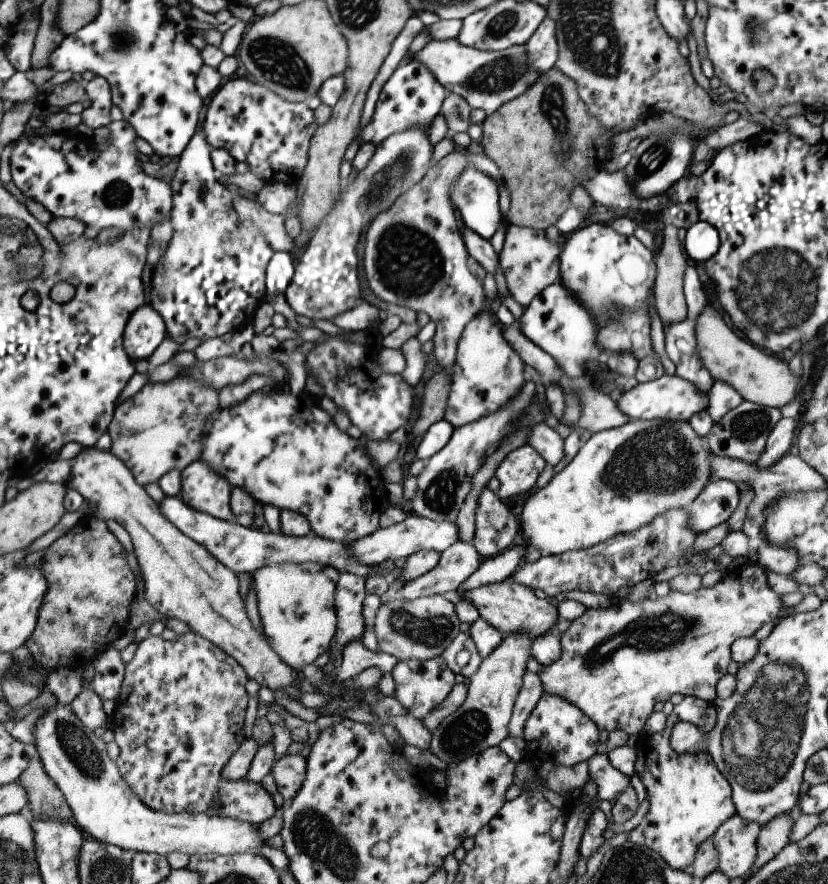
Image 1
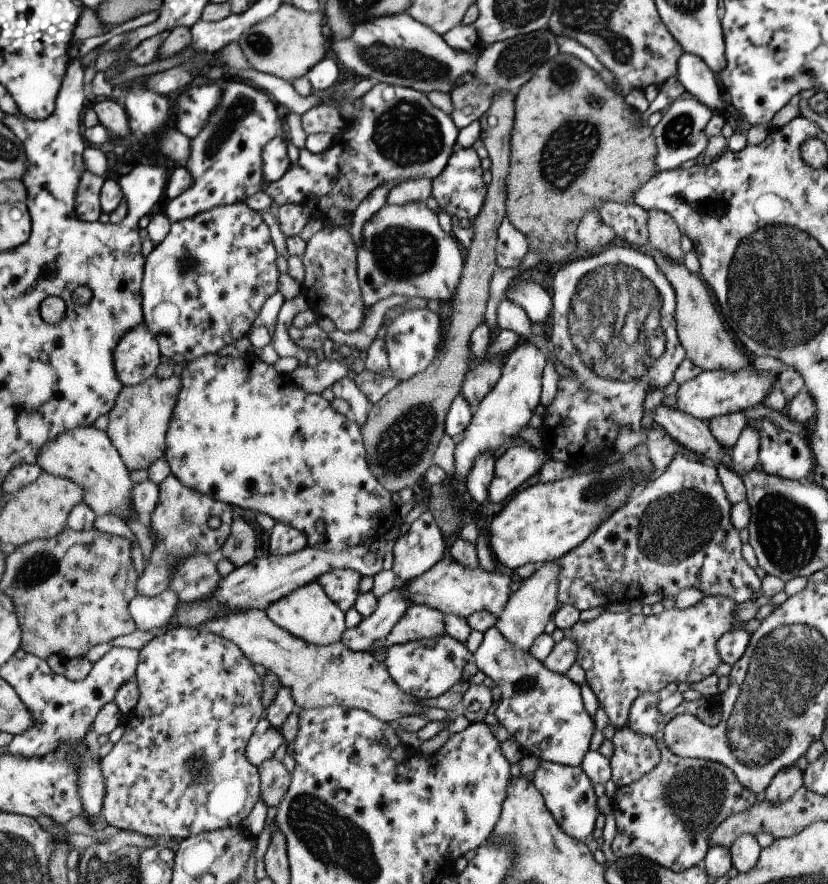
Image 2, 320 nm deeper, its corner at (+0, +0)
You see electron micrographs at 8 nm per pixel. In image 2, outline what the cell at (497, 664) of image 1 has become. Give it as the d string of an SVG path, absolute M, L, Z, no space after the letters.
M557 559L538 565L537 570L531 576L520 580L519 588L510 593L505 606L497 614L494 626L503 635L503 638L521 654L528 652L534 638L544 631L547 620L552 618L552 614L559 607L556 597L559 573L560 564Z

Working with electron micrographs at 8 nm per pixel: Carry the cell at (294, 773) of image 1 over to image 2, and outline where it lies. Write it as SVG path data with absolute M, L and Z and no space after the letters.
M269 759L259 767L260 778L262 779L263 799L269 806L278 807L289 790L292 781L292 772L287 770L283 762Z

